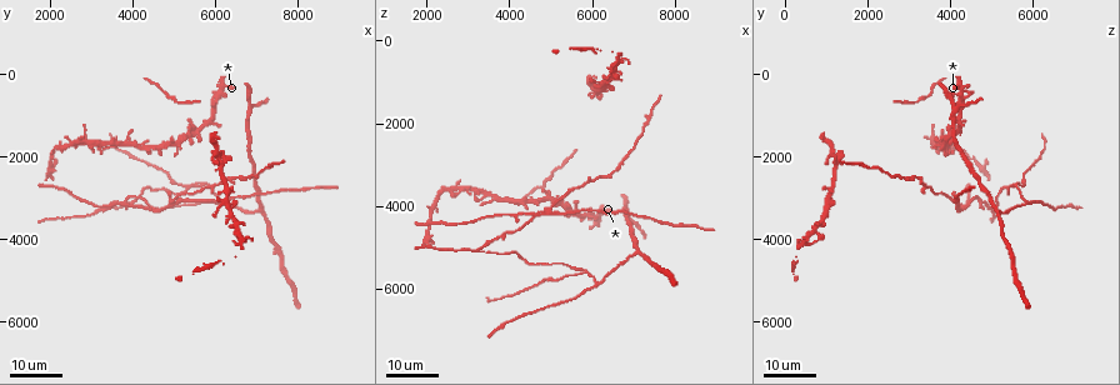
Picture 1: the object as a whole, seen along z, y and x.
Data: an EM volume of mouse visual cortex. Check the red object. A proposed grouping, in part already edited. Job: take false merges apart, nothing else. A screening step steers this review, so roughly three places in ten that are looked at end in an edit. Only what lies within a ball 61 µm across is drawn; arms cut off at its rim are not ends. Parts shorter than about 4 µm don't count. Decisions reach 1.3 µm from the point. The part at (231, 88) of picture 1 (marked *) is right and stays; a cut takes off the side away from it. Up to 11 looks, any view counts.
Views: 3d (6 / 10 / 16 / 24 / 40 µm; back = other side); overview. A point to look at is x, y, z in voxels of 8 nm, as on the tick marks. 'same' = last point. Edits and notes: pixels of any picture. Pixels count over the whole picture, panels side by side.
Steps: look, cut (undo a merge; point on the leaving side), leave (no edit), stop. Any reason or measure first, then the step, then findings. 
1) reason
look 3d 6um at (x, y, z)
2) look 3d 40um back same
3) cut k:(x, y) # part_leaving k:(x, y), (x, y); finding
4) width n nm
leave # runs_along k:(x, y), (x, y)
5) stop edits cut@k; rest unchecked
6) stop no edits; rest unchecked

a fork
look 3d 16um at (7050, 3300, 5150)

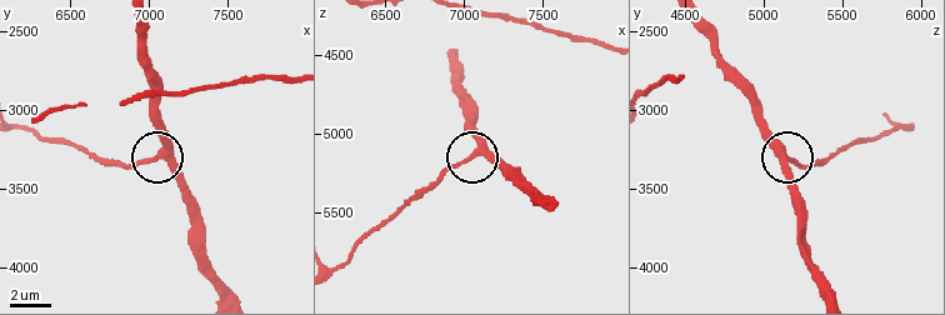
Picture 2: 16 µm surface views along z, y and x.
look 3d 6um at (7080, 3280, 5100)

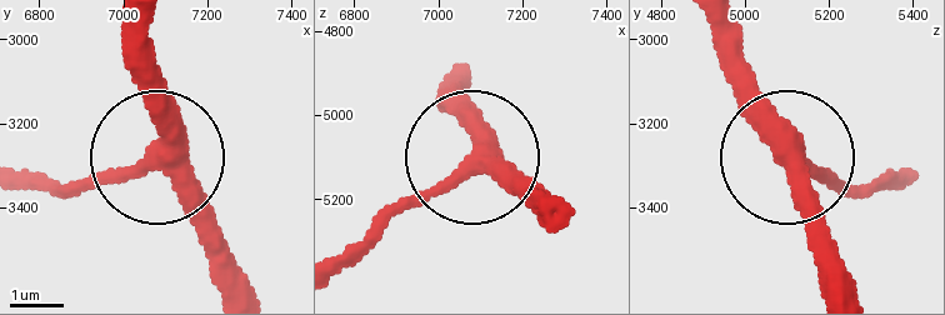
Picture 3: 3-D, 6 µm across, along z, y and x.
width 350 nm
leave # runs_along 3:(713, 30), (726, 84), (780, 151), (834, 281); one cell here

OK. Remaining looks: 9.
arms part here
look 3d 24um at (6150, 3150, 5900)

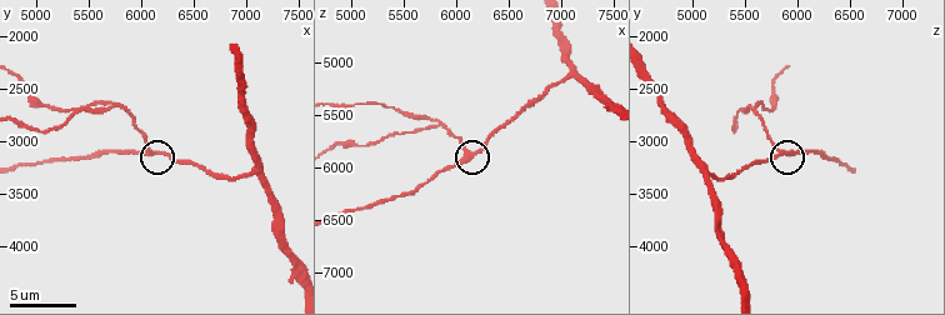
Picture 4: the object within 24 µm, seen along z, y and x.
look 3d 6um at (6080, 3080, 5880)

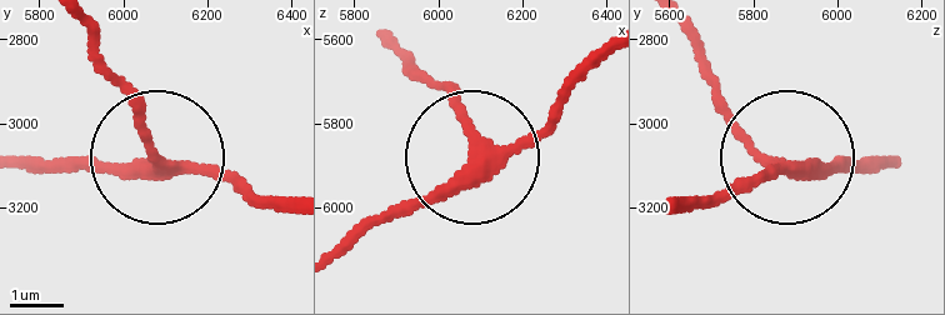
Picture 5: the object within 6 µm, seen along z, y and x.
look 3d 6um back at (6085, 3115, 5900)

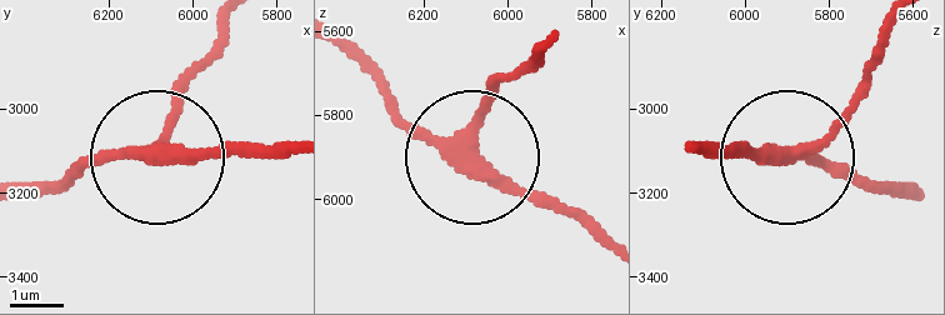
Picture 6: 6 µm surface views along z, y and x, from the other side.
side_arm 26 um
leave # runs_along 6:(30, 194), (110, 153), (280, 153); all the same cell

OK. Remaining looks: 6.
arms part here
look 3d 10um at (5820, 2680, 5560)

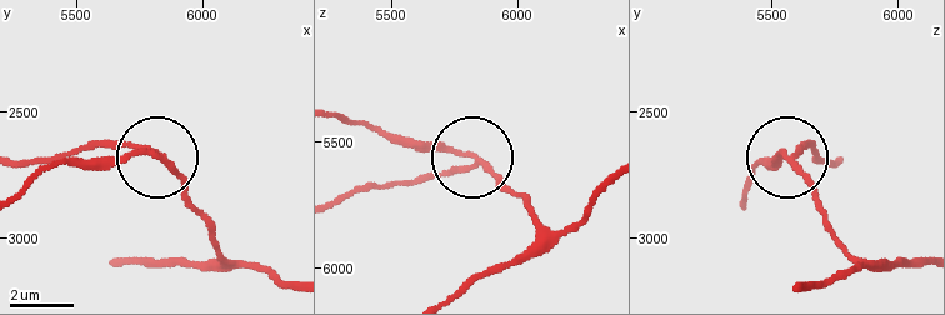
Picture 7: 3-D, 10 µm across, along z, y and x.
side_arm 26 um
cut 7:(113, 145) # part_leaving 7:(160, 156), (106, 144), (26, 160); two cells meet here

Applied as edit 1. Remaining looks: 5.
look overview

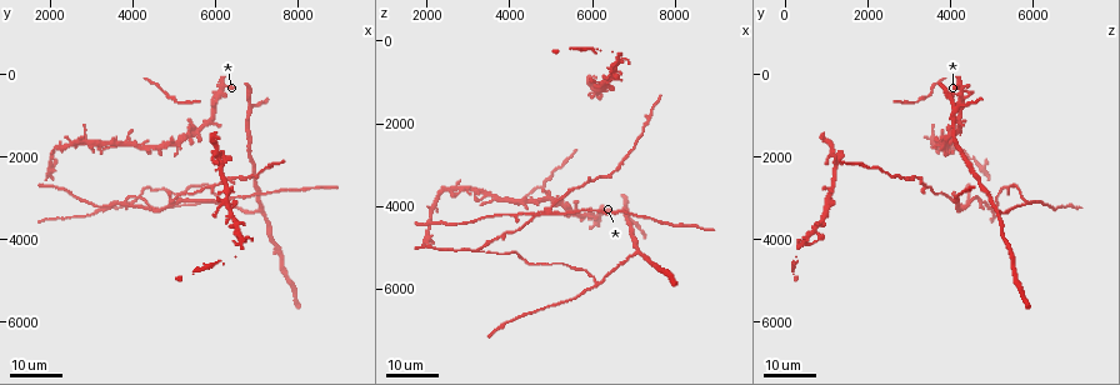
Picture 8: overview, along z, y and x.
arms part here
look 3d 16um at (3200, 3300, 5000)

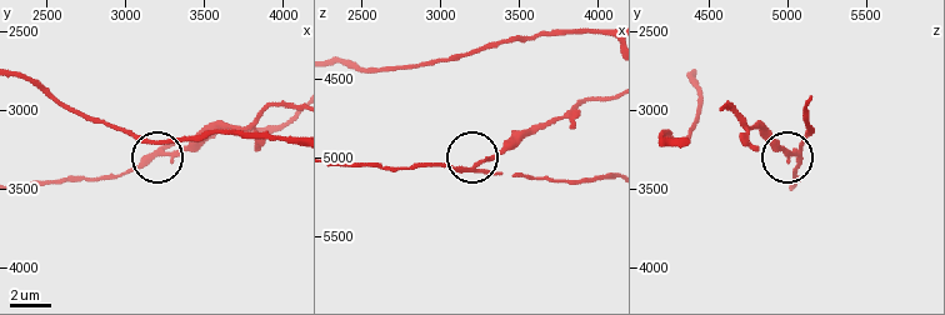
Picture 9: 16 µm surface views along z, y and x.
look 3d 6um at (3260, 3280, 5040)

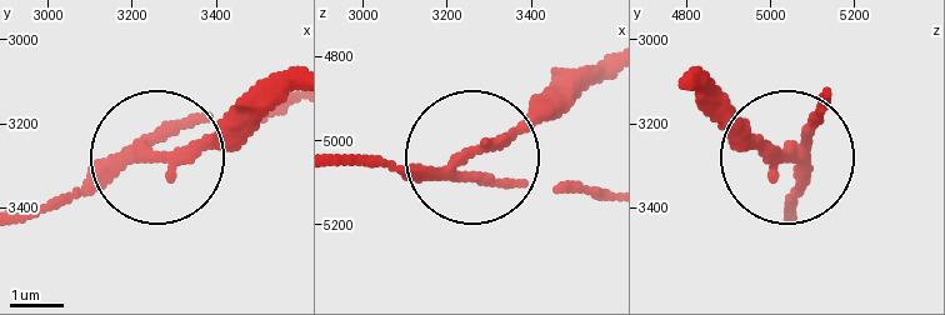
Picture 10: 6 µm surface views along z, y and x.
width 220 nm
cut 10:(198, 154) # part_leaving 10:(131, 151), (208, 143), (288, 89); a second cell is stuck on

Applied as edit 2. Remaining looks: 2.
stop edits cut@7, cut@10; rest unchecked

